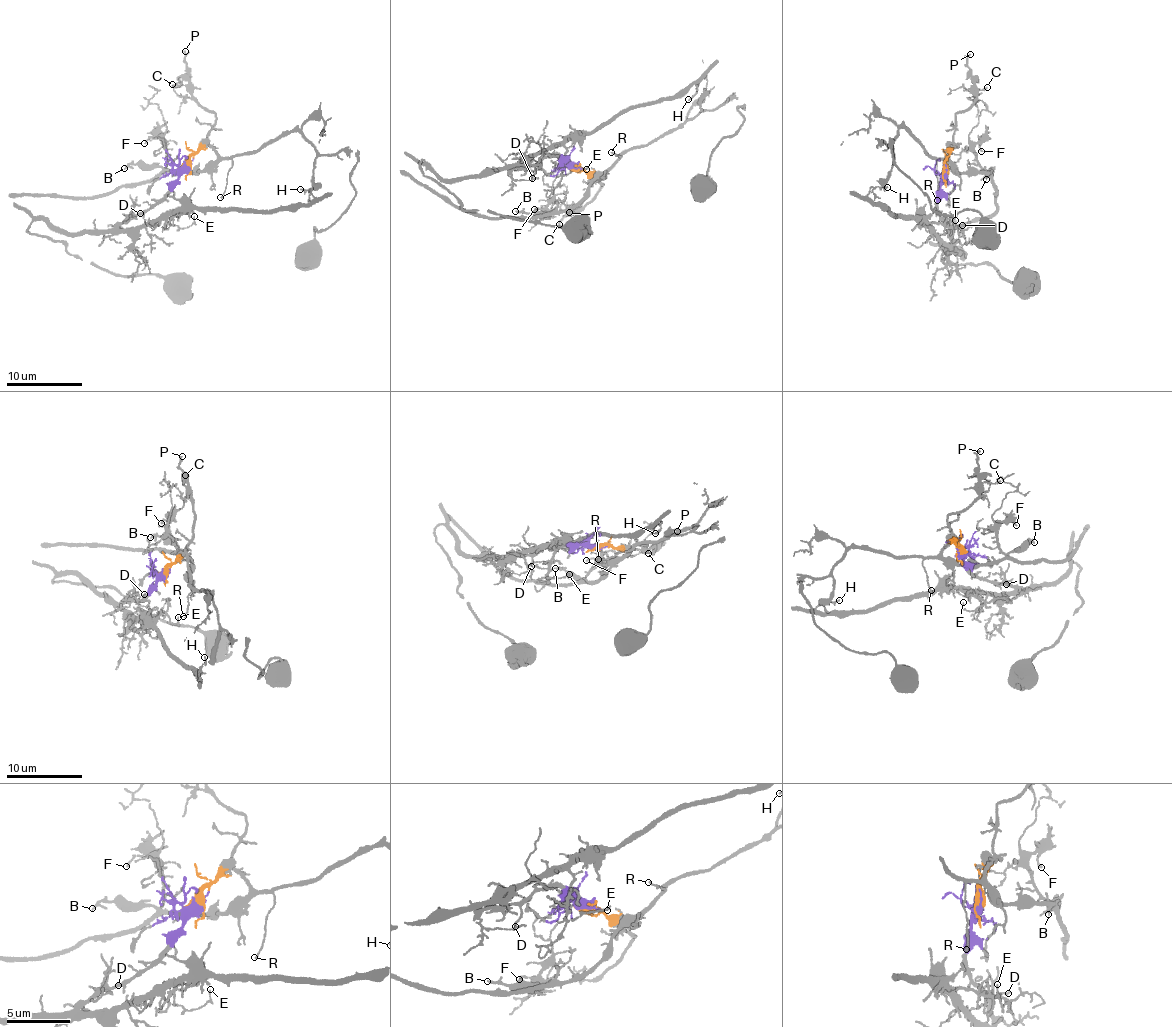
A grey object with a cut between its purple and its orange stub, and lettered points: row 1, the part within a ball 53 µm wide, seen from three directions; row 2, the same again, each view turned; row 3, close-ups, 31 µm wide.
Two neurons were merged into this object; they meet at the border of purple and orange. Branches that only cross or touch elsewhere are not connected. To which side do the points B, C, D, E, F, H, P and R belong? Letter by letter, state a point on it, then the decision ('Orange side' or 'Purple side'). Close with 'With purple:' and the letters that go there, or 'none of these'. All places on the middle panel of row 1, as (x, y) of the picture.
B: Place: (515, 211). Orange side
C: Place: (559, 224). Orange side
D: Place: (532, 178). Purple side
E: Place: (586, 169). Purple side
F: Place: (534, 209). Orange side
H: Place: (688, 99). Purple side
P: Place: (569, 212). Orange side
R: Place: (611, 152). Orange side
With purple: D, E, H

